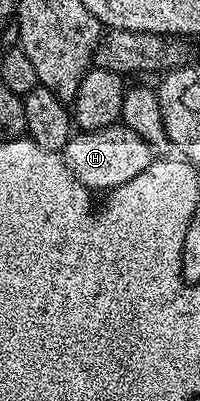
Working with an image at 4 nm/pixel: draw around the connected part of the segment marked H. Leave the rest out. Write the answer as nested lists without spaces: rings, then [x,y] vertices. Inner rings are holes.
[[[124,125],[104,127],[98,131],[78,130],[70,134],[63,154],[73,176],[94,193],[108,193],[119,185],[127,185],[127,181],[139,177],[143,169],[155,162],[154,148],[134,129]]]

